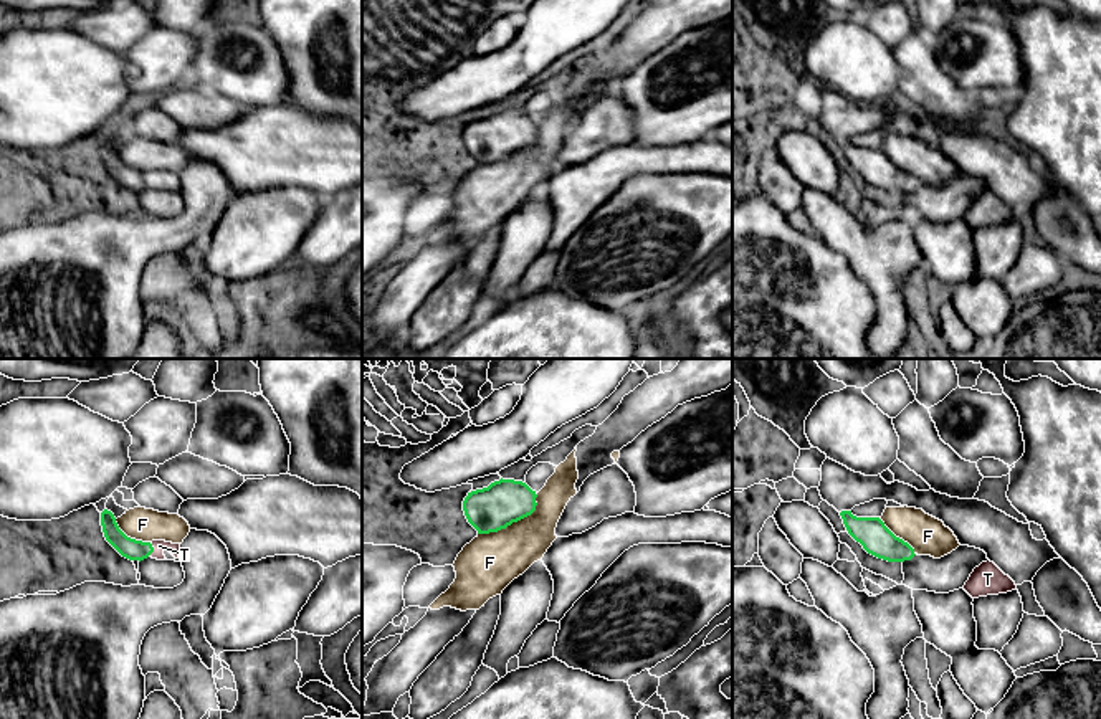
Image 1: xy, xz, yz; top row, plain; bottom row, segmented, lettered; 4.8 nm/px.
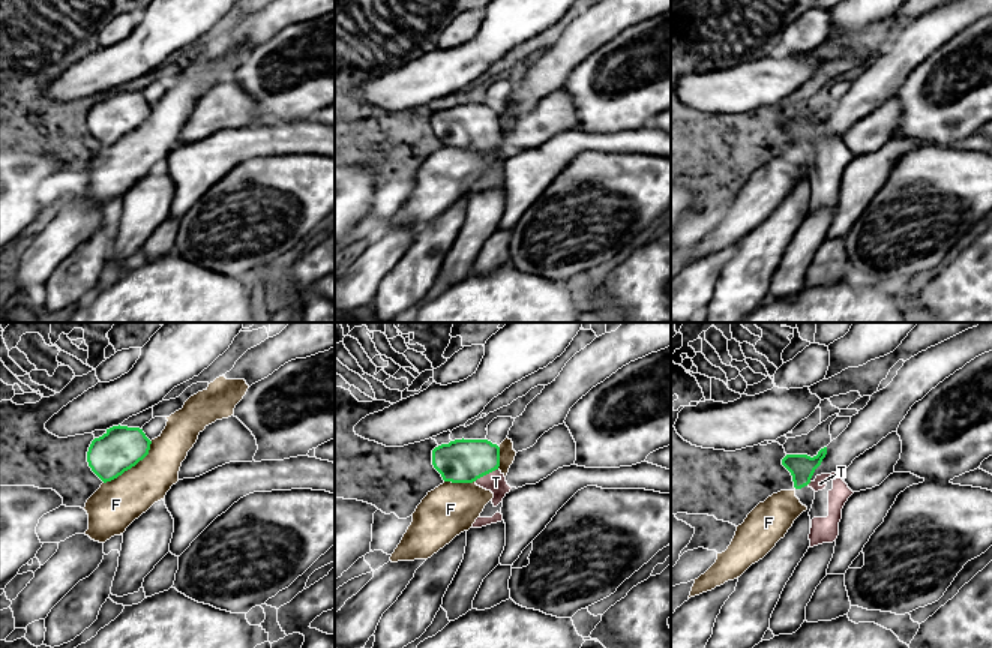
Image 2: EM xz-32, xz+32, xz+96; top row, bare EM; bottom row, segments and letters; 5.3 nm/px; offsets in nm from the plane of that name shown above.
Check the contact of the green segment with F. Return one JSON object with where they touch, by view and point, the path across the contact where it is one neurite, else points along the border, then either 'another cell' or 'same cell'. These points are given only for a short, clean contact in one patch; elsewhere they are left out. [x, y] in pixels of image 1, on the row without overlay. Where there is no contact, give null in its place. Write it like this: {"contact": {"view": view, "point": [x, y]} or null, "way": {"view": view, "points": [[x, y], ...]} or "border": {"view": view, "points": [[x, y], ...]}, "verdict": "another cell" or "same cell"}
{"contact": {"view": "xz", "point": [513, 151]}, "border": {"view": "xz", "points": [[538, 124], [536, 136], [529, 144], [496, 161], [478, 164]]}, "verdict": "another cell"}

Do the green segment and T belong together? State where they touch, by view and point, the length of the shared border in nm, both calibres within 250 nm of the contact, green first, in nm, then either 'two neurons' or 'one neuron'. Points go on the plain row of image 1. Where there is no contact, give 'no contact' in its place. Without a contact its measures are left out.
xy (152, 179) | 70 nm | 100/60 nm | one neuron

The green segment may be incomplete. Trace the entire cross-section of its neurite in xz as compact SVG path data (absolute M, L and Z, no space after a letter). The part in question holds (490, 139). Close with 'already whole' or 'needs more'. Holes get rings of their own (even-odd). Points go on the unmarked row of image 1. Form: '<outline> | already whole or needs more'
M499 109L488 117L468 122L463 140L478 164L506 159L536 140L536 121L526 112Z | already whole

